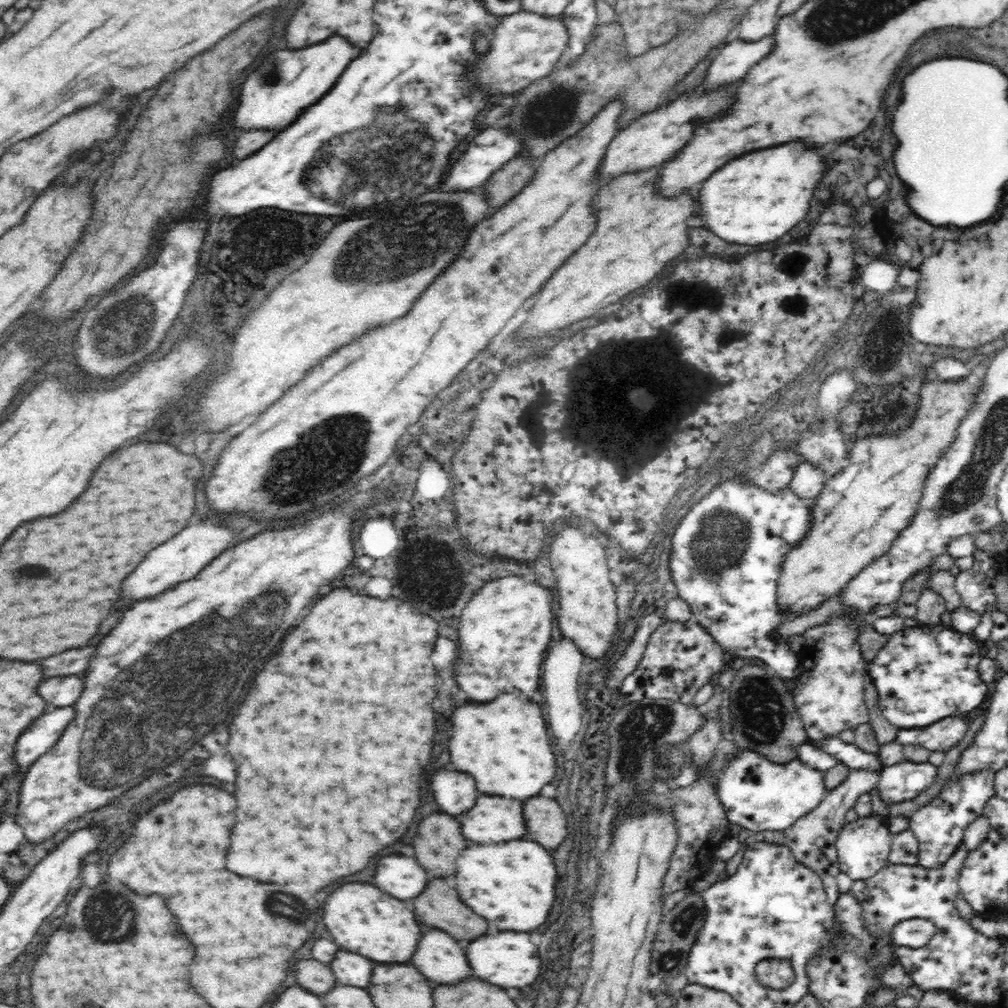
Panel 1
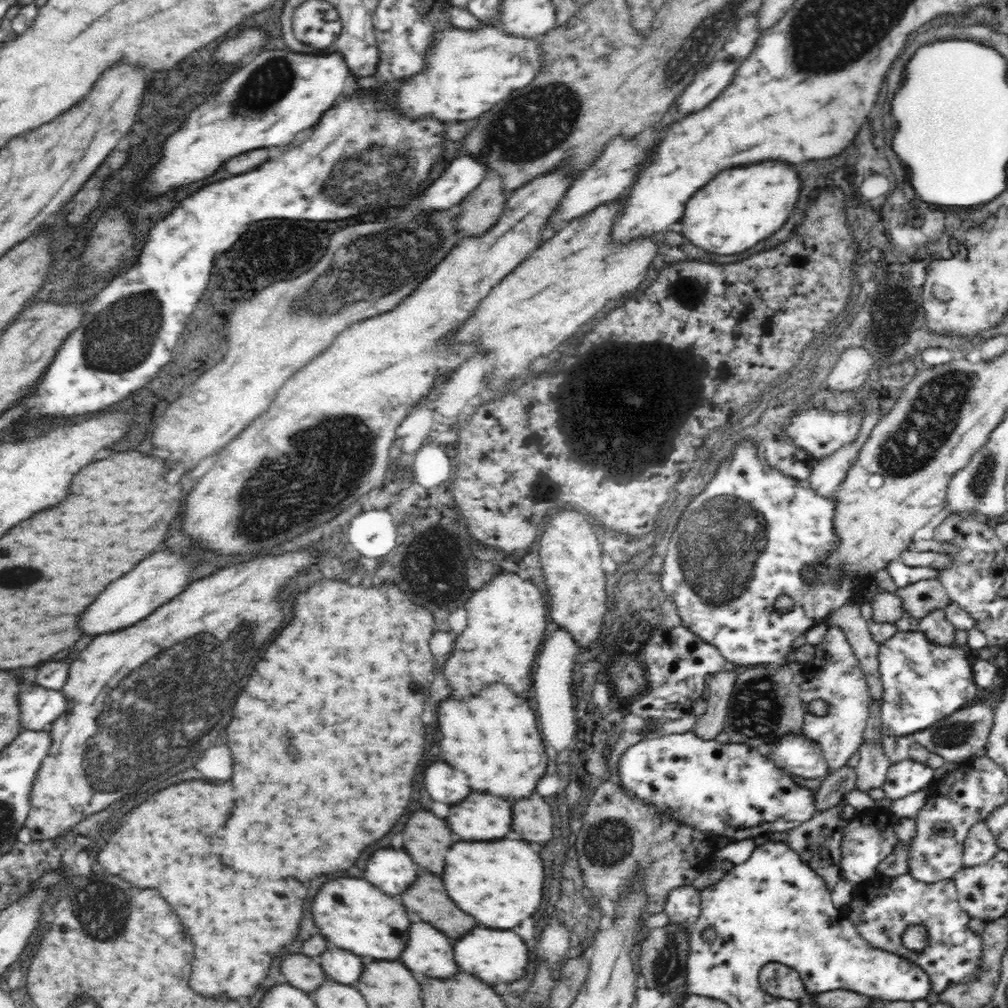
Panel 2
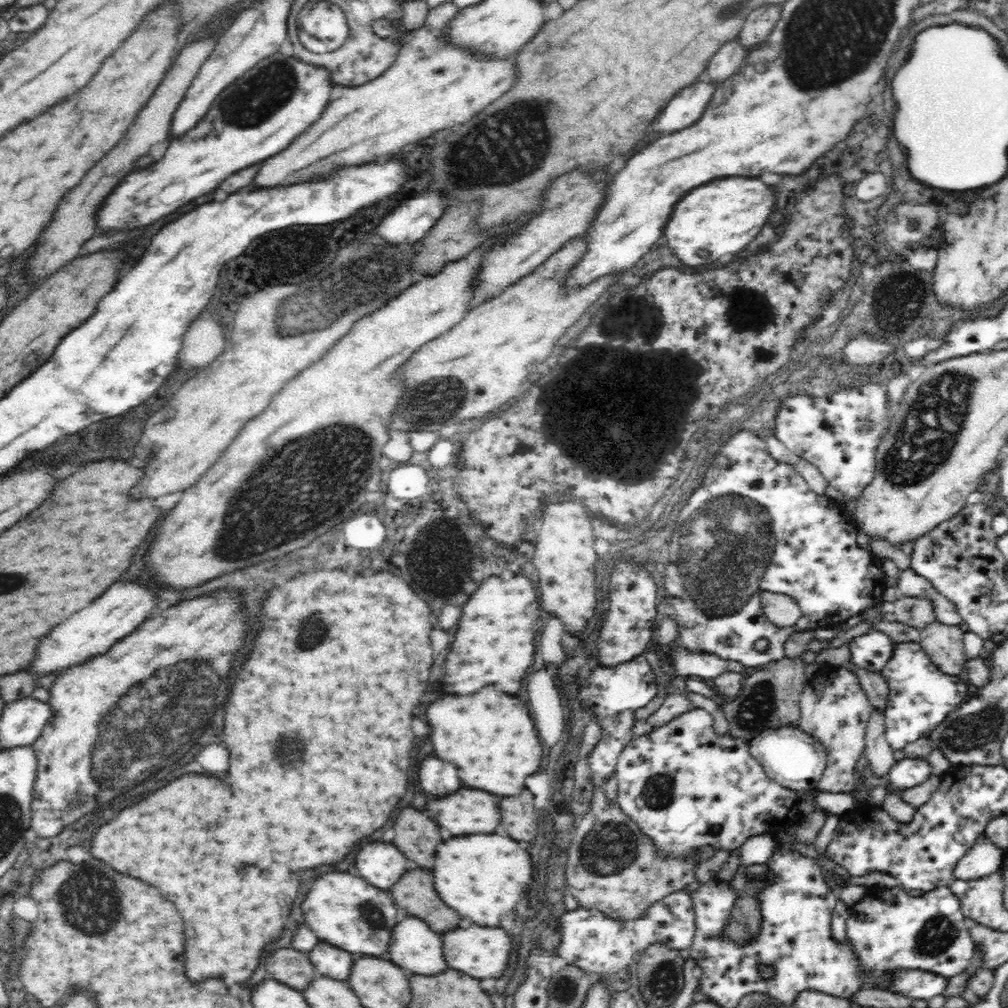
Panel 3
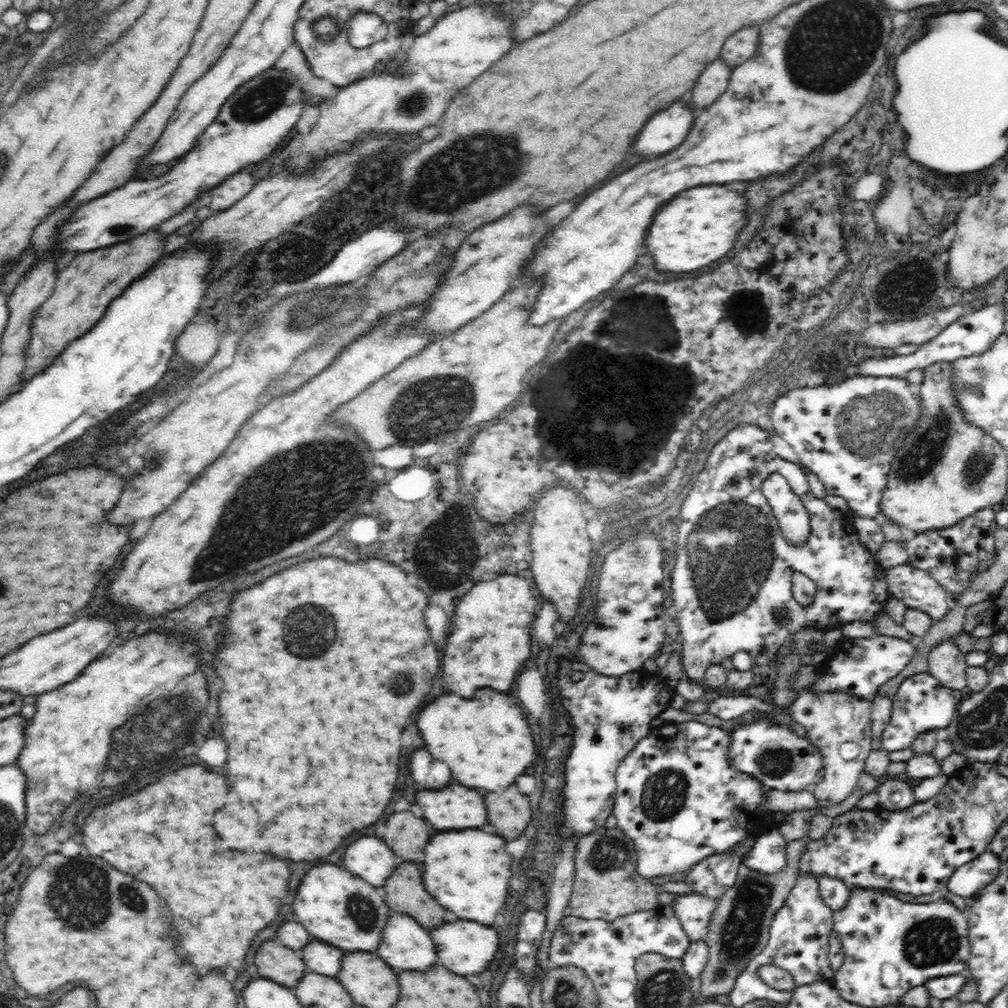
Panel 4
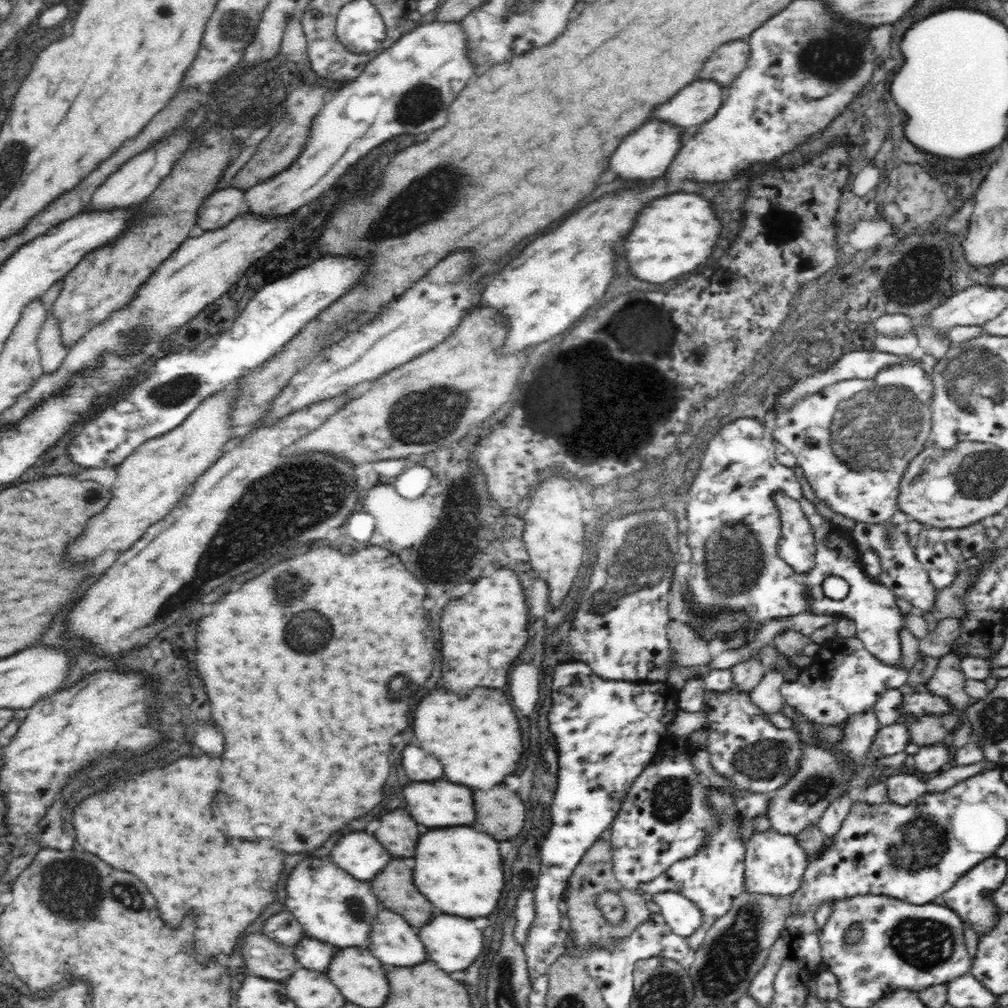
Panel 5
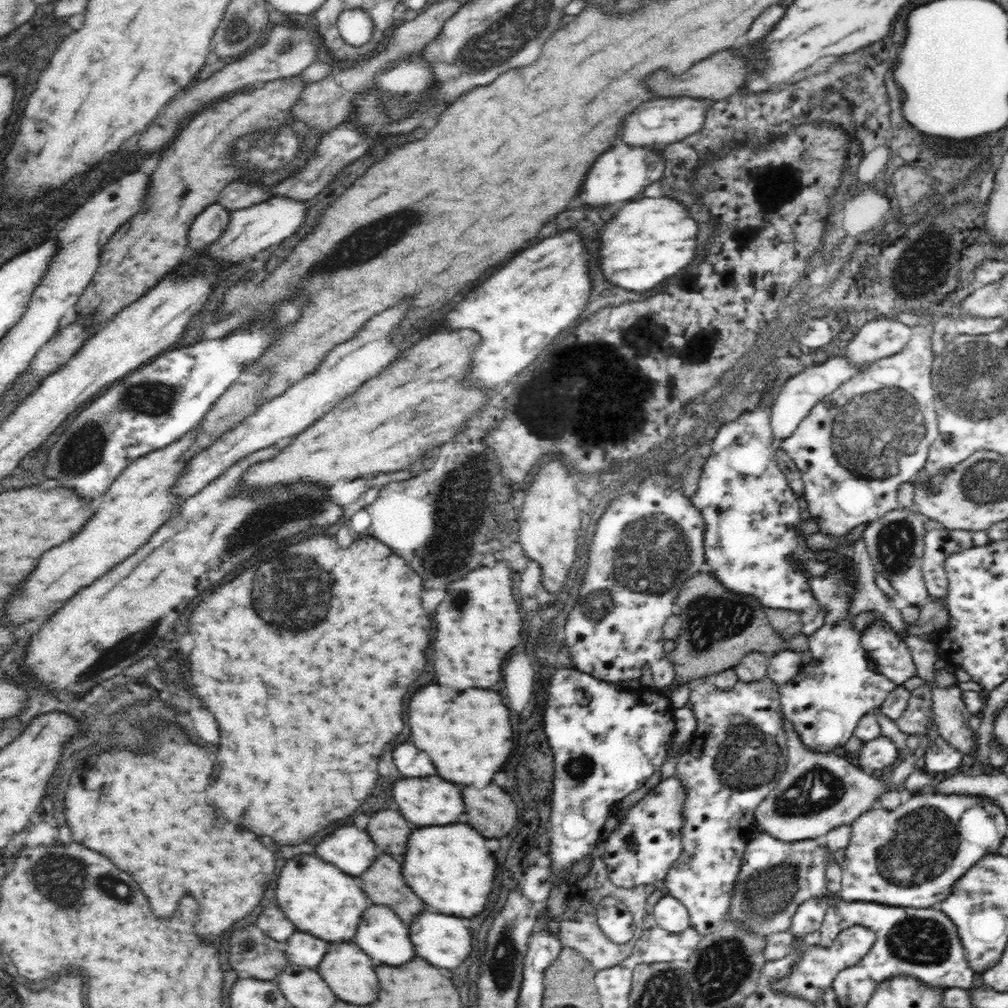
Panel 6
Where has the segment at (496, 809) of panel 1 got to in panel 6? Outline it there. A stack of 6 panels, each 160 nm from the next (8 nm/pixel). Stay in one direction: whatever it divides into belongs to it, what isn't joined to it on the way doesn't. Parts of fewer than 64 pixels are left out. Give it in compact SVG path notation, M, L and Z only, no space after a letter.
M440 776L432 778L402 778L392 786L392 796L404 812L404 818L418 826L444 826L458 822L458 816L464 812L464 802L458 786L442 780Z

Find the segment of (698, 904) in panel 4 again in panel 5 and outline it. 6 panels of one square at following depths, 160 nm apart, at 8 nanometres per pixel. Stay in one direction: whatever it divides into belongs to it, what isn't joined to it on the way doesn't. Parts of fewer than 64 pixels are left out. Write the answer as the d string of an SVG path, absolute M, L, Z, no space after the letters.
M657 893L652 895L652 901L660 907L660 914L676 935L690 937L702 924L700 909L682 894Z

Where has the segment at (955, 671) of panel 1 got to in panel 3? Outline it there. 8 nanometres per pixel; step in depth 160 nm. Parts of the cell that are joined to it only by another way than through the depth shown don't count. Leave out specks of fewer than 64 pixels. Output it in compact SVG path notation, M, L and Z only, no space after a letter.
M916 642L897 644L891 659L884 665L881 676L886 679L889 687L889 701L884 708L885 738L893 750L903 750L906 745L915 742L920 737L928 737L928 734L931 734L936 726L944 722L944 719L968 696L968 681L960 676L943 674L932 663L927 652L923 650L922 644L916 644Z

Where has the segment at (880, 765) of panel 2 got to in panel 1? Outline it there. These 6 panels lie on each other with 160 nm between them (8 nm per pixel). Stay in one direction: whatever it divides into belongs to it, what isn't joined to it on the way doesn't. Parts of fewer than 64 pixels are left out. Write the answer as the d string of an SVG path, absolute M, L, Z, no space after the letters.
M860 768L860 770L850 771L847 775L848 778L838 788L827 791L824 800L812 812L799 818L790 828L785 830L783 840L783 844L790 848L798 862L805 864L820 876L828 898L827 903L832 906L835 906L841 896L841 892L837 887L837 876L841 870L839 860L837 860L835 842L842 827L846 824L844 815L850 808L853 808L859 796L877 788L880 770Z

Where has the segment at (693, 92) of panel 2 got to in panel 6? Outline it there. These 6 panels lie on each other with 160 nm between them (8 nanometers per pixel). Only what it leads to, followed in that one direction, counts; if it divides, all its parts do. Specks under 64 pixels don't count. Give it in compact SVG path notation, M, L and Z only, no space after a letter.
M618 142L612 150L604 152L598 160L596 160L596 166L592 166L592 174L588 174L588 186L584 186L584 194L580 194L580 202L584 206L610 206L610 204L616 204L616 202L622 202L622 200L630 200L634 198L636 194L640 194L649 184L660 181L662 178L662 172L665 169L665 160L659 156L654 148L660 148L658 144L652 148L628 148L624 142Z

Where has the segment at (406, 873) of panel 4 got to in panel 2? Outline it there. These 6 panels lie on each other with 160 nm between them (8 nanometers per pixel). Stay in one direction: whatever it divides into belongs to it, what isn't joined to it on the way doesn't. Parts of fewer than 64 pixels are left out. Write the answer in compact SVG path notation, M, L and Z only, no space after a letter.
M422 874L416 886L408 886L402 893L402 902L408 912L416 912L420 920L430 922L434 928L446 932L448 936L462 936L472 926L476 926L474 918L464 914L444 890L444 884L434 874Z

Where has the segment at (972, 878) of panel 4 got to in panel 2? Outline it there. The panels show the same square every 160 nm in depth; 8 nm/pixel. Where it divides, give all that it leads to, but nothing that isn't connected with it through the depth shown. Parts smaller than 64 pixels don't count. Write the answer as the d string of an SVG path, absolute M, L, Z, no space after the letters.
M985 821L977 822L969 830L964 841L963 866L981 865L999 850L996 839Z

